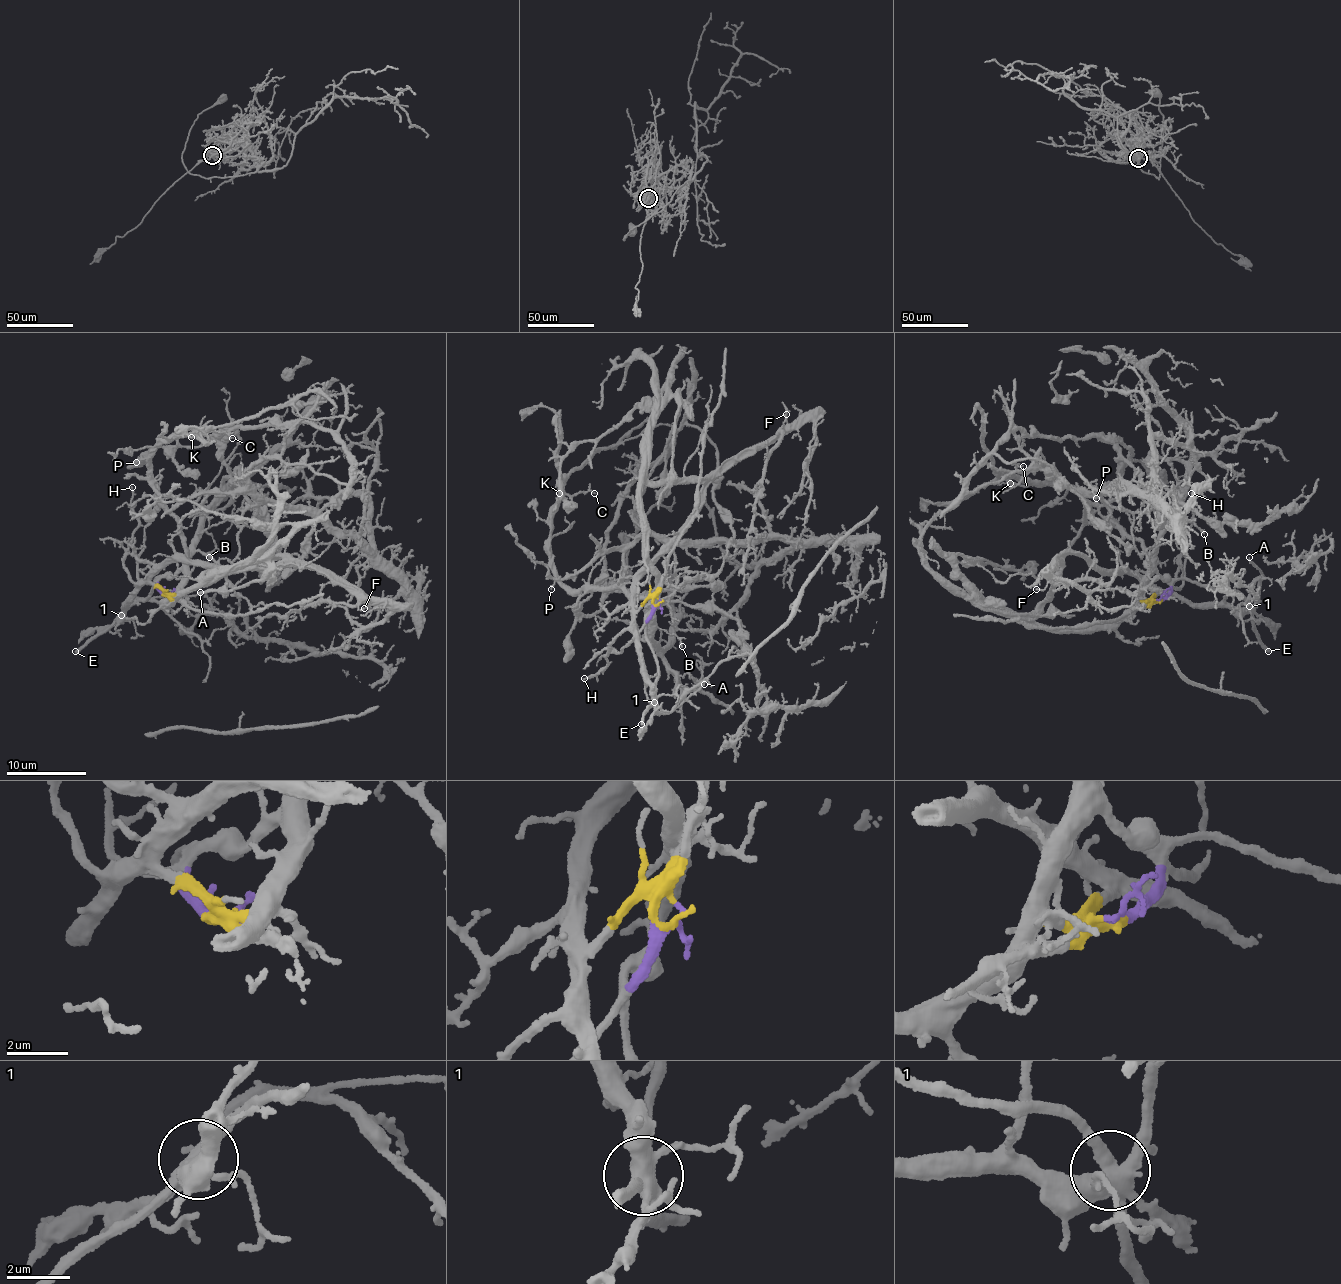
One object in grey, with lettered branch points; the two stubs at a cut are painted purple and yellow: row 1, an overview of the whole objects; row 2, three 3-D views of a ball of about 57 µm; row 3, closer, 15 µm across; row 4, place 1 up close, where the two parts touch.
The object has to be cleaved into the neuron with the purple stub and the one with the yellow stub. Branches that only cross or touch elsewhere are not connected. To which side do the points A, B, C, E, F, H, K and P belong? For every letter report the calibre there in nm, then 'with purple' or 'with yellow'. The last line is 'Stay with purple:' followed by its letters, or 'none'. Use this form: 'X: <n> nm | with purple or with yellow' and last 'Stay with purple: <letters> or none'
A: 140 nm | with yellow
B: 180 nm | with purple
C: 100 nm | with purple
E: 280 nm | with purple
F: 130 nm | with yellow
H: 180 nm | with yellow
K: 100 nm | with purple
P: 140 nm | with purple
Stay with purple: B, C, E, K, P

